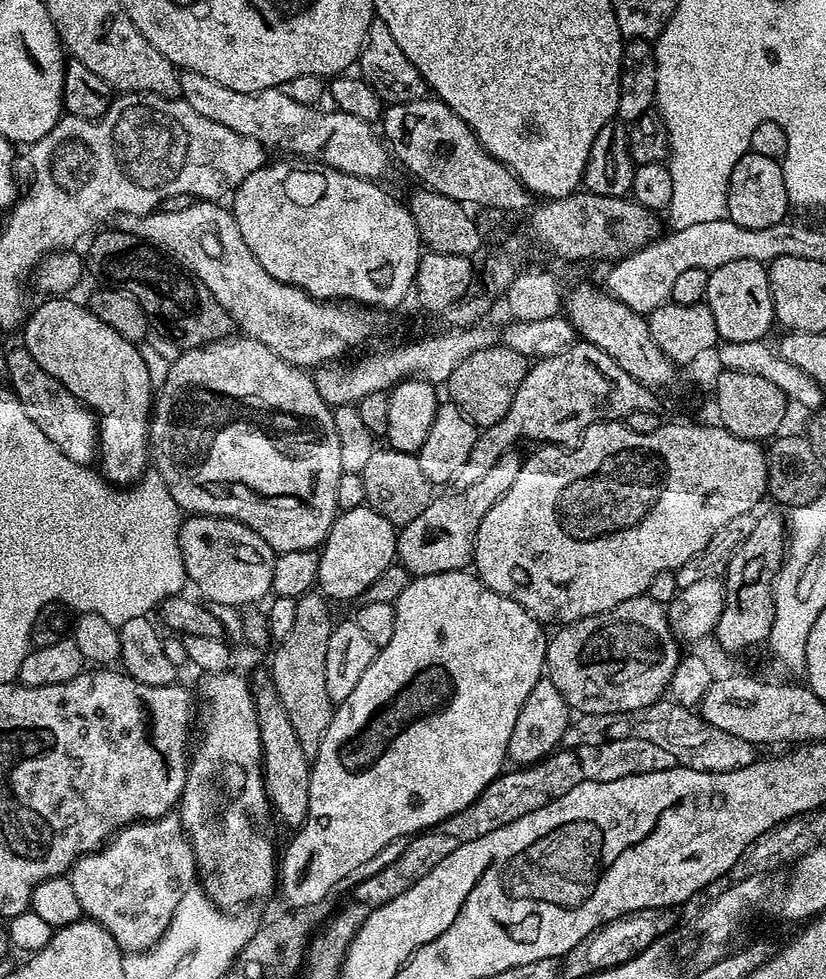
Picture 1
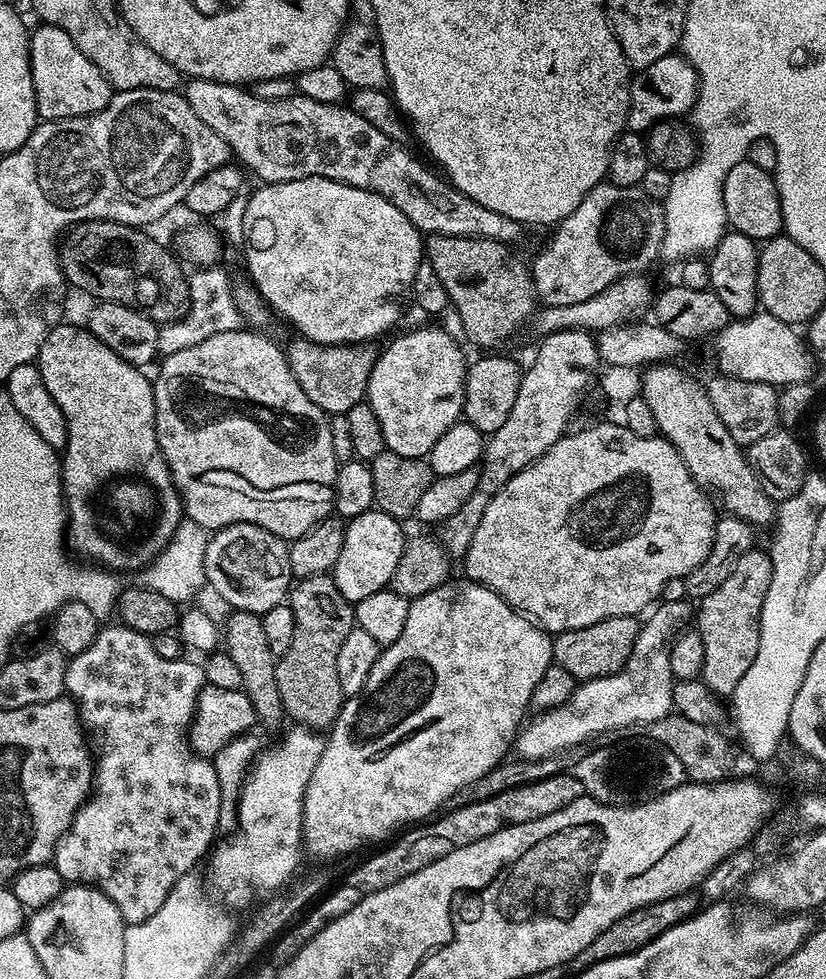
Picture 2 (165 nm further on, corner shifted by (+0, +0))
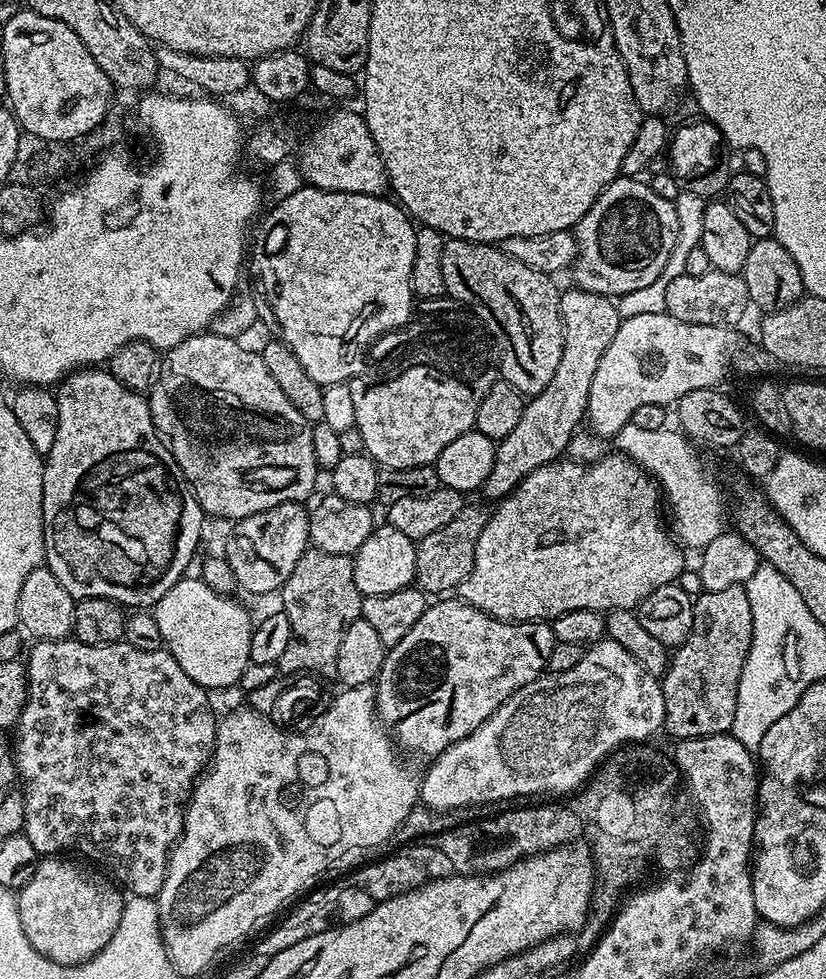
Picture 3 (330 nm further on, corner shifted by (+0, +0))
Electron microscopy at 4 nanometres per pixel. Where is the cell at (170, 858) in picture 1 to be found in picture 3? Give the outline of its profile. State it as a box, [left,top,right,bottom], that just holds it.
[14,638,217,897]

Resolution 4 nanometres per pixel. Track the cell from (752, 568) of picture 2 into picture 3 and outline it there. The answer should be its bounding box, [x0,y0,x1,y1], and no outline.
[662,586,754,741]

